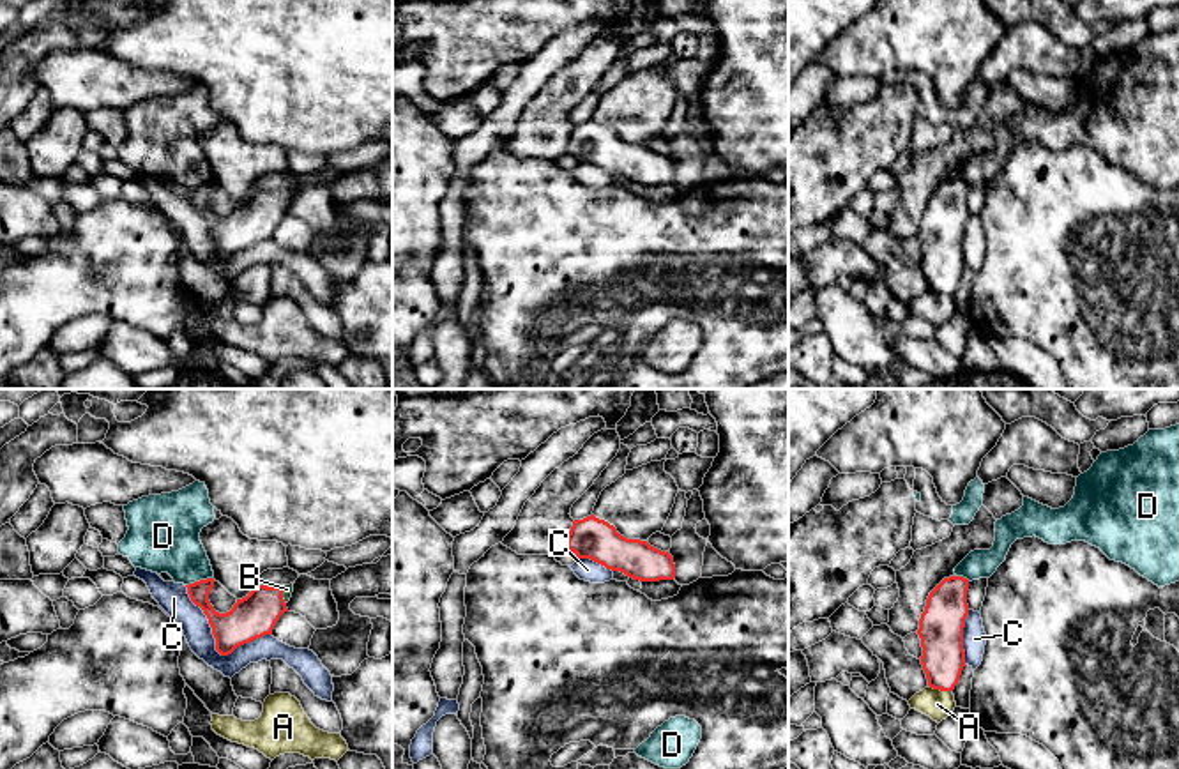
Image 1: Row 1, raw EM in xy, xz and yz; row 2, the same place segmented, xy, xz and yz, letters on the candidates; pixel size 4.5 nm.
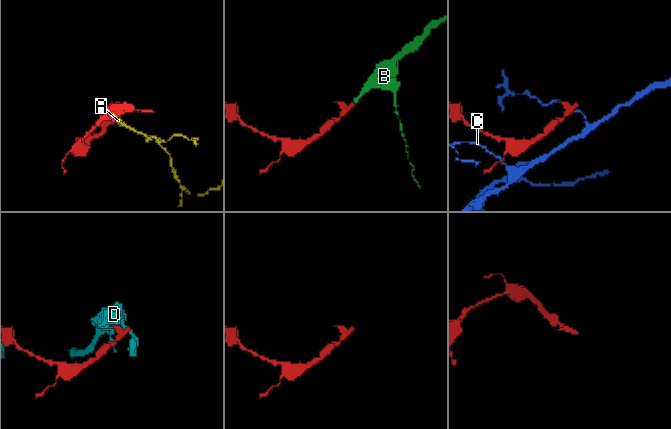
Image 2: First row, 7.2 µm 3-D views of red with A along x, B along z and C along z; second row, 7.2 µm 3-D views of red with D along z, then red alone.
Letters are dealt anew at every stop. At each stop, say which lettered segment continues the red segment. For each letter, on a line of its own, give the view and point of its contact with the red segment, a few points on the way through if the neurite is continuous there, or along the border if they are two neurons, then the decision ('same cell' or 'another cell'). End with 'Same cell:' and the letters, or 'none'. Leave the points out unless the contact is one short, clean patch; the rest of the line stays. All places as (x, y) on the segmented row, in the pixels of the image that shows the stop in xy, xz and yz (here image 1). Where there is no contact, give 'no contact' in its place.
A: contact yz (941, 690); border yz (928, 685), (951, 692); another cell
B: contact xy (281, 594); way xy (255, 616), (281, 594), (287, 589); same cell
C: contact xy (216, 646); another cell
D: contact xy (200, 580); another cell
Same cell: B

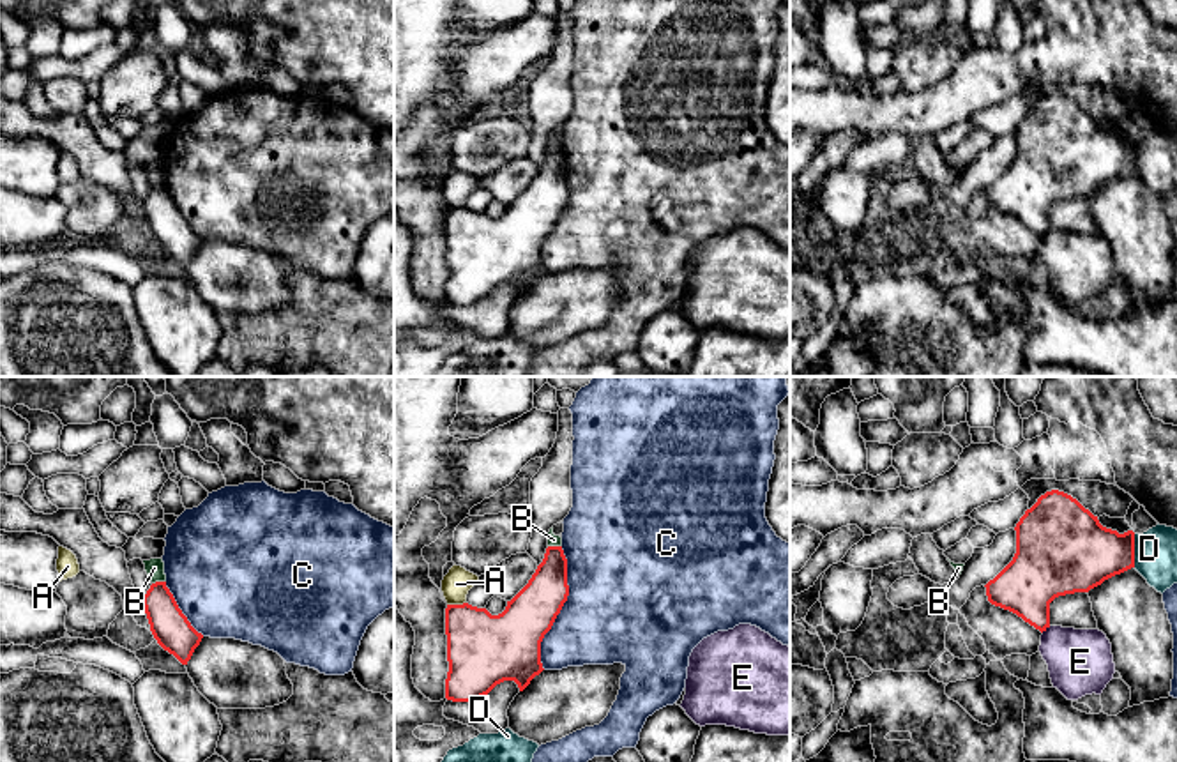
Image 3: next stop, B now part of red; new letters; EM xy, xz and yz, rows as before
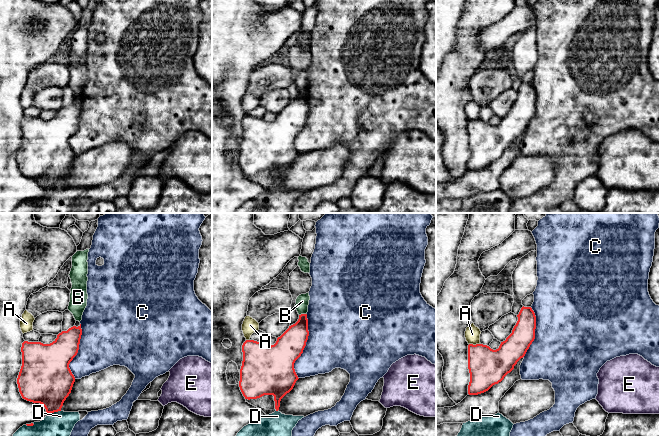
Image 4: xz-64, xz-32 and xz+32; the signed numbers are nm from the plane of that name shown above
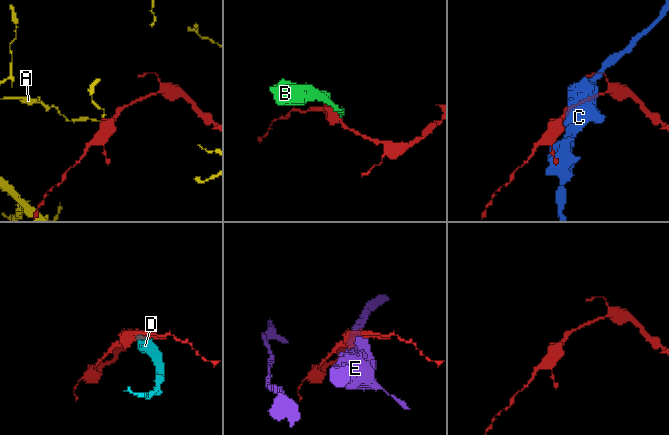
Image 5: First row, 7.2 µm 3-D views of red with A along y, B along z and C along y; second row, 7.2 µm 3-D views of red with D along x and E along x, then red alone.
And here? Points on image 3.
A: contact xz (456, 605); border xz (465, 601), (448, 605); another cell
B: contact xy (158, 582); border xy (165, 580), (152, 584); another cell
C: contact xz (561, 609); another cell
D: contact yz (1133, 550); another cell
E: contact yz (1045, 628); border yz (1050, 626), (1041, 632); another cell
Same cell: none

